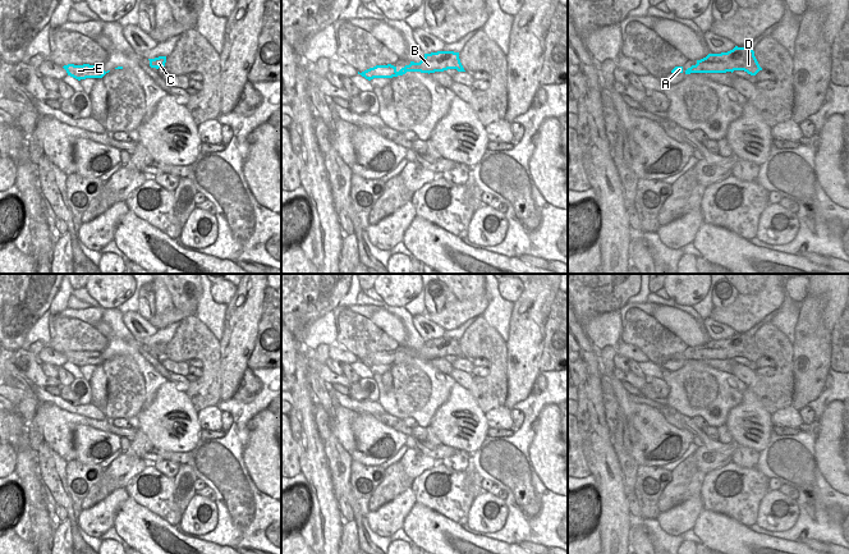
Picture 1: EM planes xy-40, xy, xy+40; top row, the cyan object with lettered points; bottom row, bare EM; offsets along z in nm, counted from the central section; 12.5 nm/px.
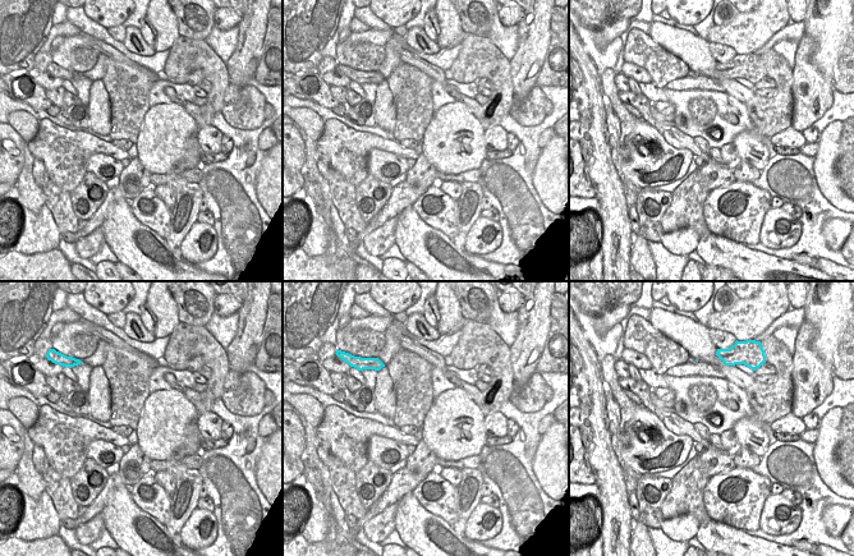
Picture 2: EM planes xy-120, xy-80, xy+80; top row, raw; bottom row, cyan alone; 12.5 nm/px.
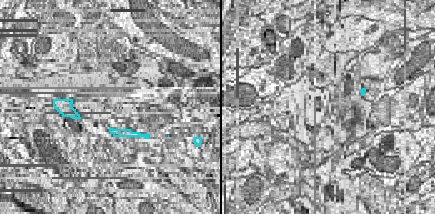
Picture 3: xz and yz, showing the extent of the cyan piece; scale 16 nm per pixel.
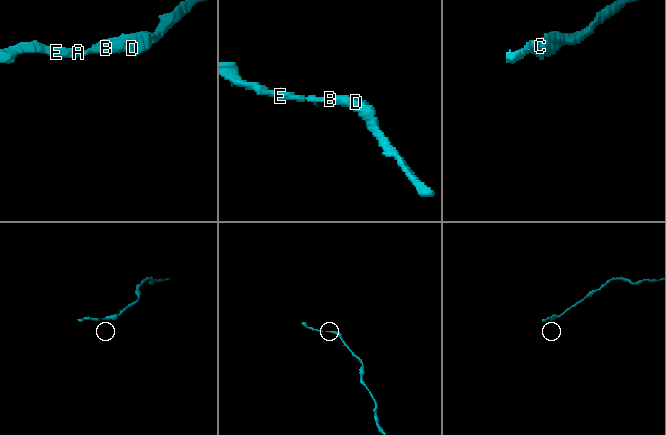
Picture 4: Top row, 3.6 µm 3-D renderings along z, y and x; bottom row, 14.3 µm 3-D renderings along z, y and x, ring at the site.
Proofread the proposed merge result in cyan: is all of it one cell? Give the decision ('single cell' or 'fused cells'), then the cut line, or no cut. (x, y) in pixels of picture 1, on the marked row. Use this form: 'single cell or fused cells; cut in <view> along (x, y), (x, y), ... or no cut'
single cell; no cut

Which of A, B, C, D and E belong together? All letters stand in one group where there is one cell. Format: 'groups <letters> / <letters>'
groups A B C D E

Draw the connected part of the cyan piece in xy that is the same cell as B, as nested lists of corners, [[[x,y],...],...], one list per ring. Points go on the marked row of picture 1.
[[[437,51],[431,54],[424,54],[424,58],[419,63],[410,61],[409,65],[405,65],[399,72],[396,67],[387,65],[376,65],[362,73],[358,72],[362,77],[371,81],[373,78],[393,78],[403,75],[407,72],[421,72],[421,73],[435,73],[444,72],[448,69],[456,69],[458,72],[465,72],[460,59],[459,52],[454,51]]]

